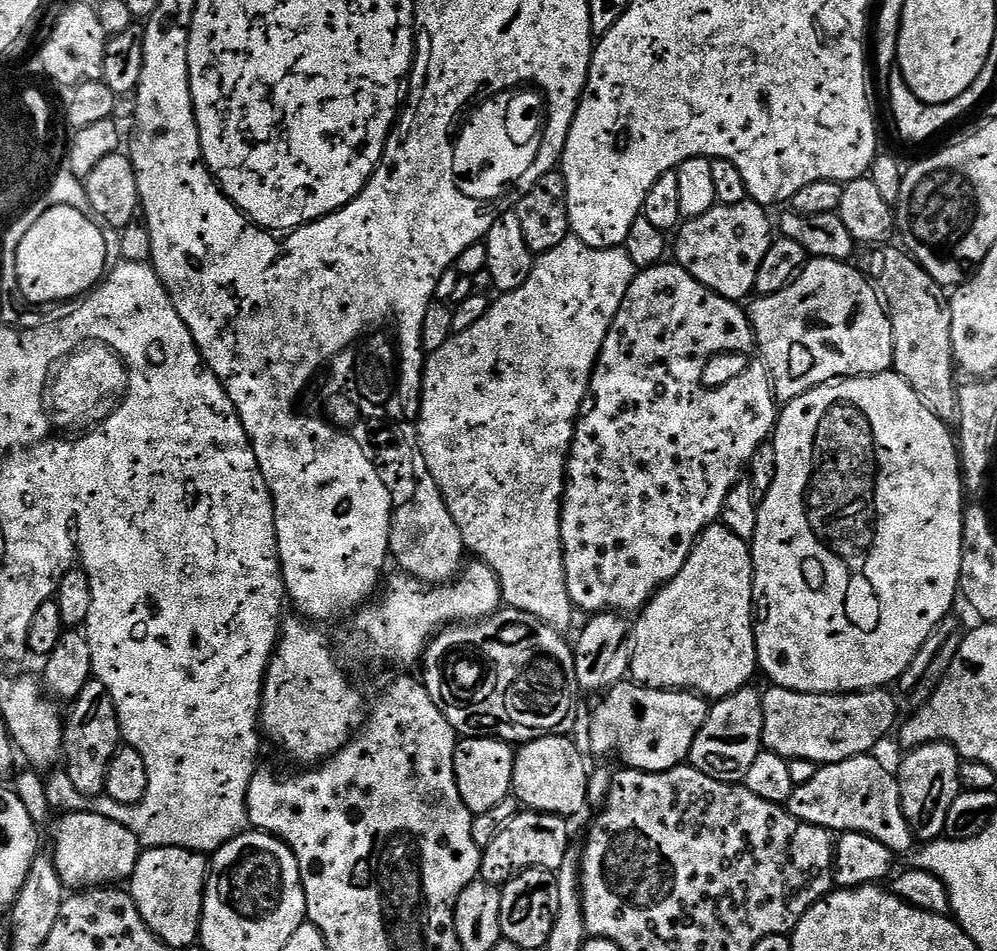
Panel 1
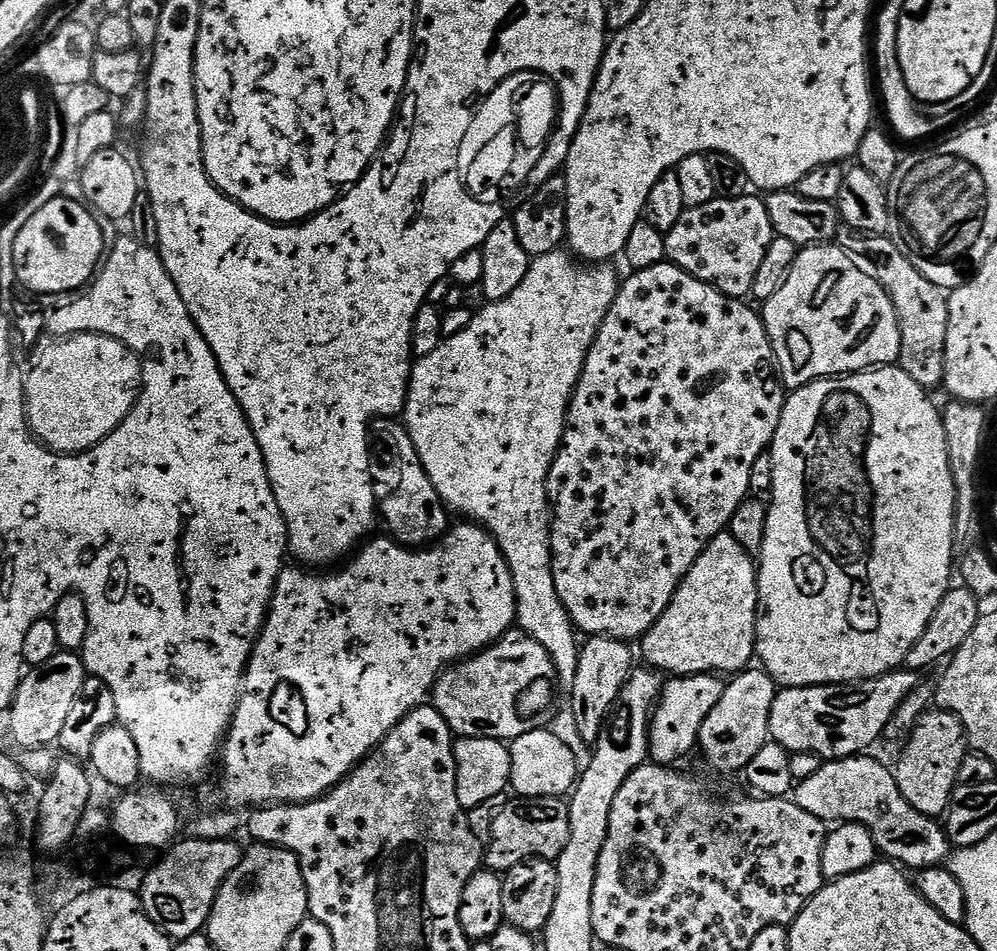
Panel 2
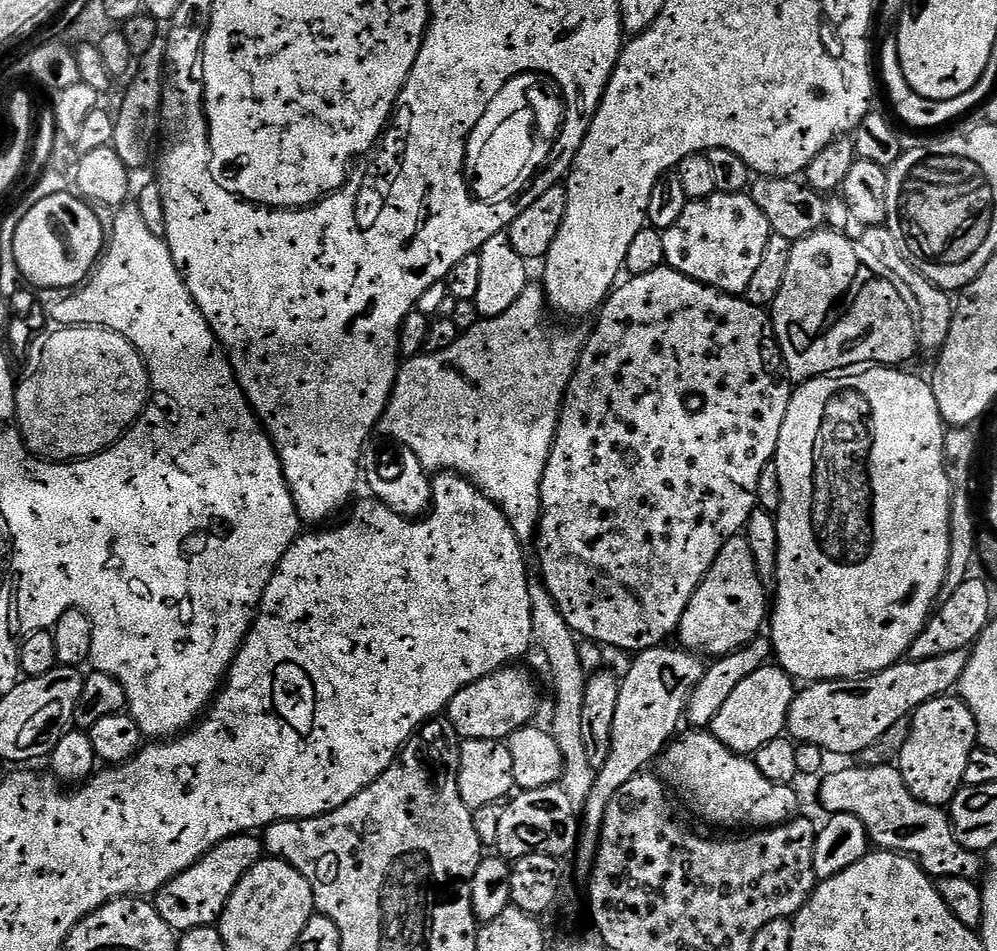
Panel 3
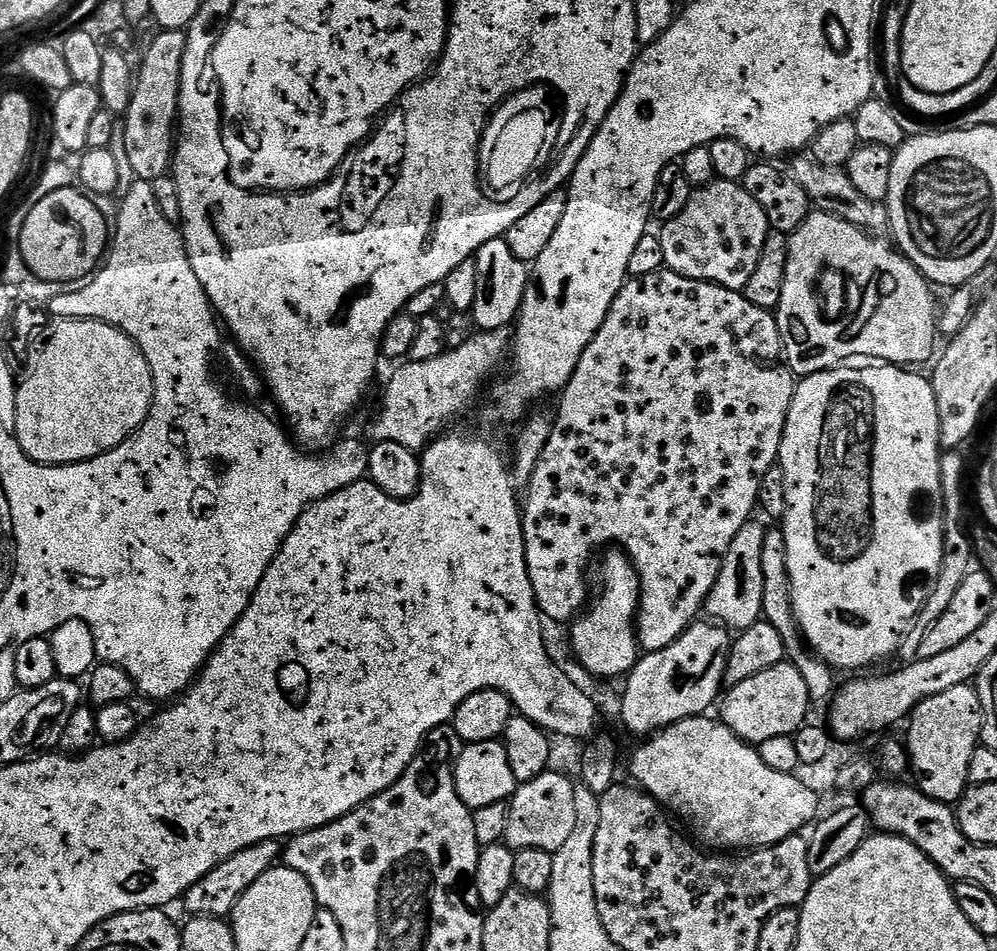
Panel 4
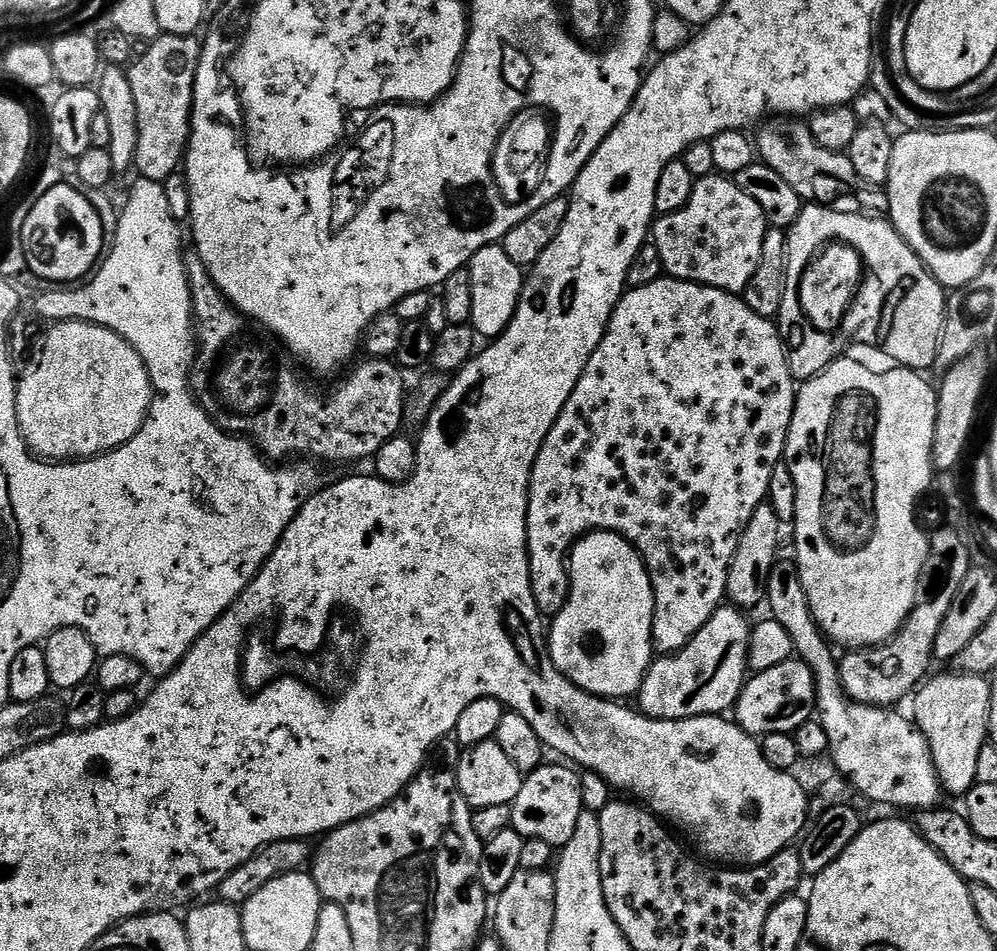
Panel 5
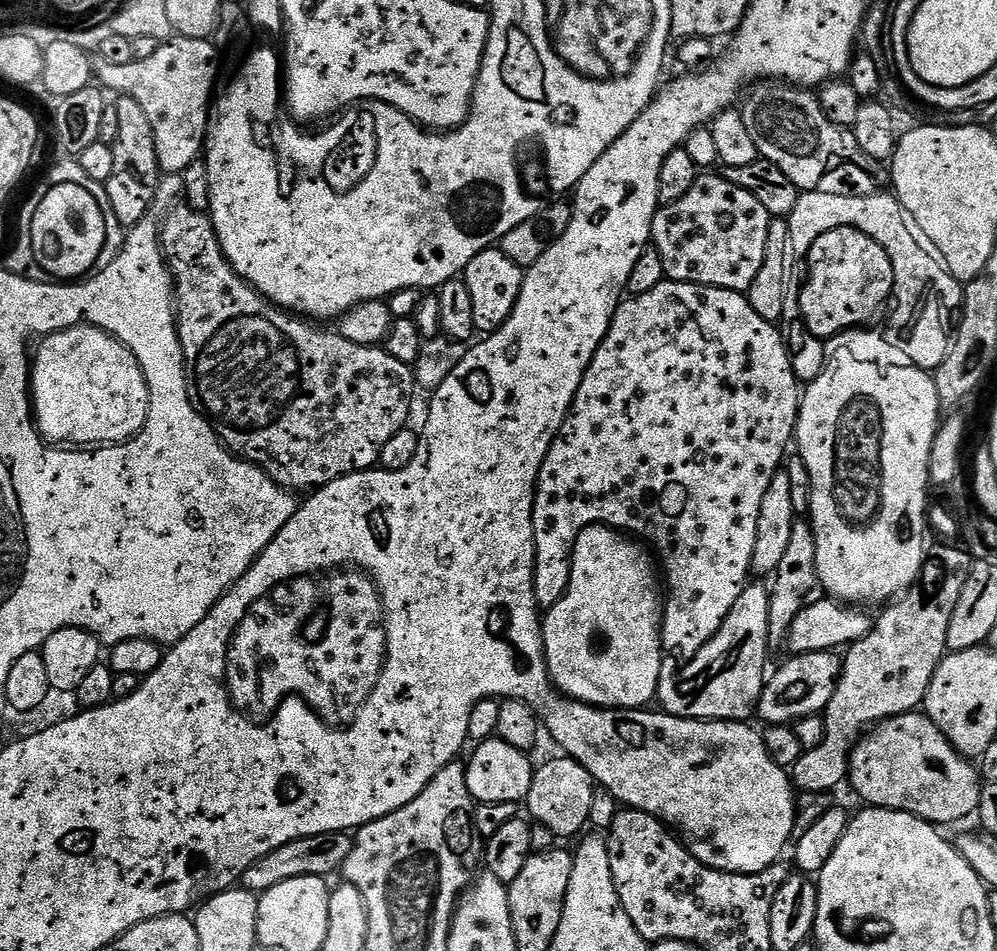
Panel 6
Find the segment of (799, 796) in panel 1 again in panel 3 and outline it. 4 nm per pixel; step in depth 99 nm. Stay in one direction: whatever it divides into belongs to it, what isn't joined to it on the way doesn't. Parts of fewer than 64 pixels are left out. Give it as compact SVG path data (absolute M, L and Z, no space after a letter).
M892 764L855 767L829 771L819 781L820 804L825 813L854 814L854 818L866 826L869 841L877 849L912 857L933 878L961 876L976 880L981 875L981 857L958 842L952 829L951 815L943 807L914 798L899 767Z

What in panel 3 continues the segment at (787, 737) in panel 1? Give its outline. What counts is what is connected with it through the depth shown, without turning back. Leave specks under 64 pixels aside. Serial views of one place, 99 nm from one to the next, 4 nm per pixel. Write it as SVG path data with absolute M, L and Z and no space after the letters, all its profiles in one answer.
M954 650L954 654L946 654L942 658L905 659L886 670L855 680L809 683L801 687L792 700L787 735L793 741L823 748L825 753L856 758L899 719L911 717L917 708L934 698L949 695L959 685L967 661L967 651Z

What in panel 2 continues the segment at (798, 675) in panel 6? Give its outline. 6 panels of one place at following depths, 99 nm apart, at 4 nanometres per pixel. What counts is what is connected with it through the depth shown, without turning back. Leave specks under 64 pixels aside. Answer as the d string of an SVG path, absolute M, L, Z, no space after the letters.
M755 667L741 676L734 677L732 681L727 681L718 706L714 706L706 722L702 722L699 751L704 751L709 766L720 772L743 773L750 758L754 758L754 754L758 754L758 750L762 750L762 746L769 743L770 712L774 706L778 685L763 667Z

